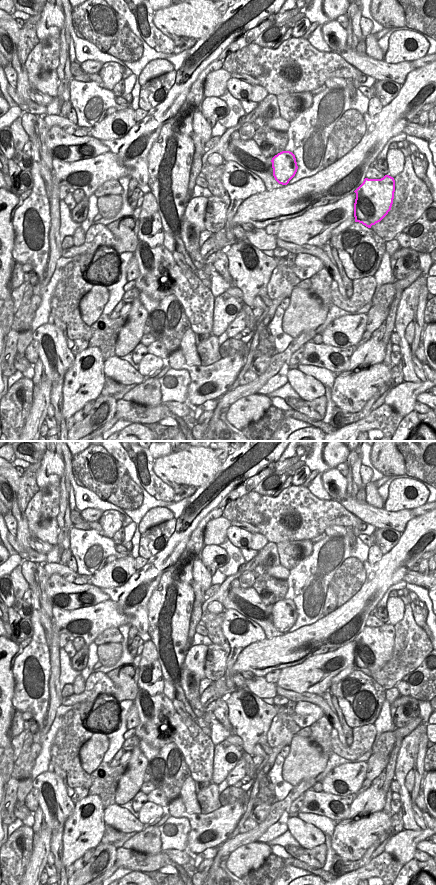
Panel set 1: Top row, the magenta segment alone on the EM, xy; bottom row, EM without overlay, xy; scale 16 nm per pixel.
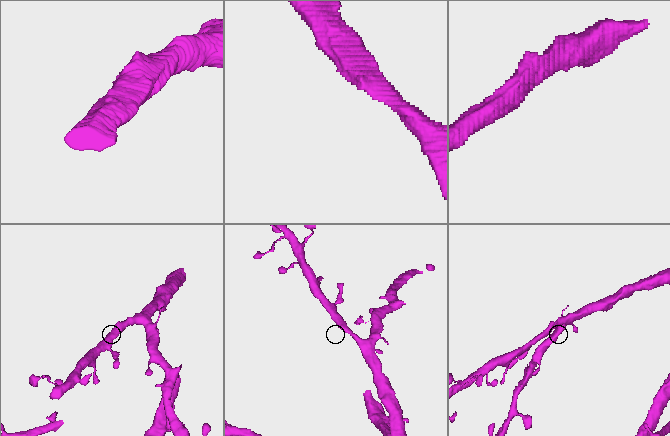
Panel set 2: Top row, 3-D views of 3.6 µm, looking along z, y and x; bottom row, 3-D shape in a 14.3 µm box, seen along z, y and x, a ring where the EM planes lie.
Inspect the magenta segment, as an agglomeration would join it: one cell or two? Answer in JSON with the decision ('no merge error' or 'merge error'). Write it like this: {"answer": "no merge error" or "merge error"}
{"answer": "no merge error"}

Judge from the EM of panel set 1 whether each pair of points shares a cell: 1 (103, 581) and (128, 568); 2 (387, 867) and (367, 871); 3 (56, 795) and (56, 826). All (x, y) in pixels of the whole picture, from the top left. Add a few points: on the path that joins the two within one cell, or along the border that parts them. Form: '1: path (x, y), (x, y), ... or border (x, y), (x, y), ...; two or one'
1: path (110, 574), (114, 565), (121, 566); one
2: path (382, 867), (372, 869); one
3: path (56, 803), (56, 818); one

